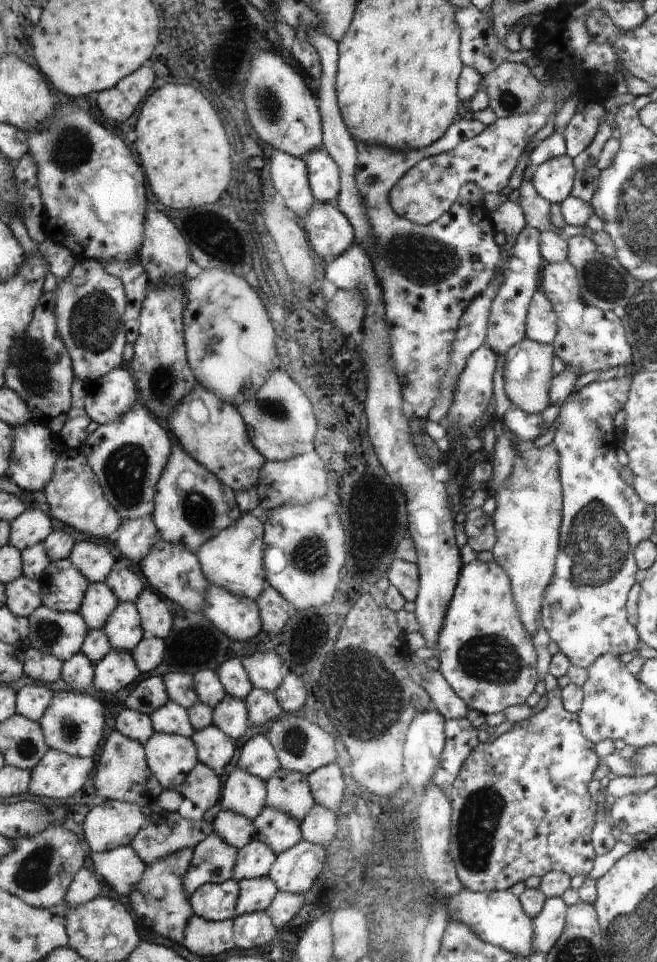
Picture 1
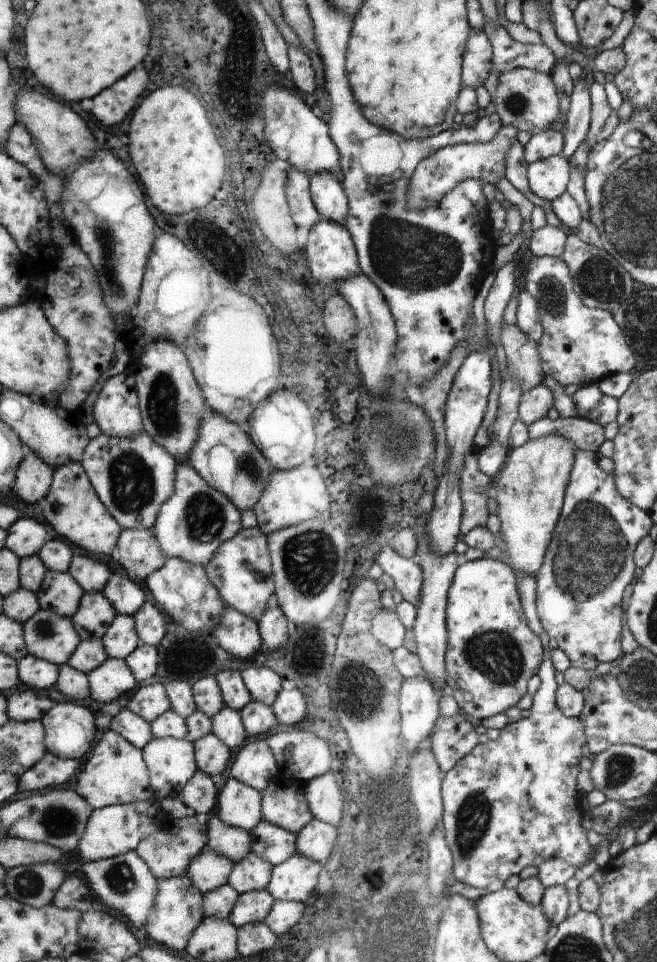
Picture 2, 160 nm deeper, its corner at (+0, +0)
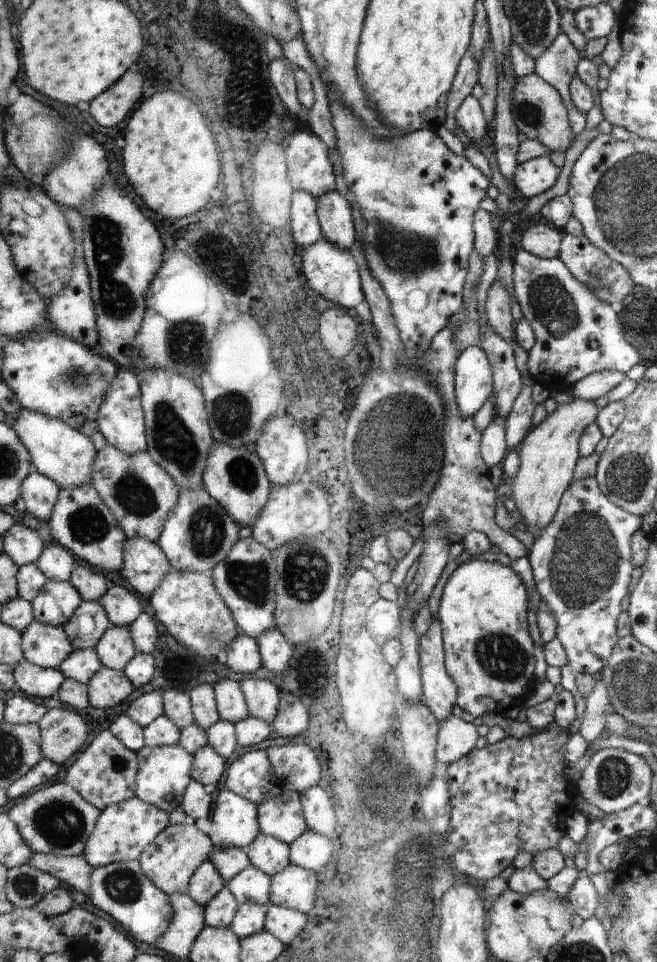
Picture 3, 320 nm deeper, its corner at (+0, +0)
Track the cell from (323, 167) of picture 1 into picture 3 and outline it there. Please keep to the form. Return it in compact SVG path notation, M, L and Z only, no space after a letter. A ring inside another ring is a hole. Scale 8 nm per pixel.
M338 191L329 192L318 198L319 224L323 238L352 251L356 238L356 224L352 204Z

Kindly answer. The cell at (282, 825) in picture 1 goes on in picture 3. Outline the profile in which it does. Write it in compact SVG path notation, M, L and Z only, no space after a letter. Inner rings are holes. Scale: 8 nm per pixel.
M260 834L245 851L250 857L251 866L270 878L290 866L290 846L272 835Z

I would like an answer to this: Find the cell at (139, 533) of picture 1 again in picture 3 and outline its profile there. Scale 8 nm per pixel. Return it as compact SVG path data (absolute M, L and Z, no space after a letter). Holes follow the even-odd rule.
M141 538L127 539L123 556L121 573L139 597L150 600L171 571L170 561L157 543Z

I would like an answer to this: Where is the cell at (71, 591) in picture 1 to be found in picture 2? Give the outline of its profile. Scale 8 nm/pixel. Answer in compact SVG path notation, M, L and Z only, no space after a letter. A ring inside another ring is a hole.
M47 571L48 580L44 580L42 590L38 593L43 609L72 618L79 611L79 604L86 594L84 588L72 578L70 572Z

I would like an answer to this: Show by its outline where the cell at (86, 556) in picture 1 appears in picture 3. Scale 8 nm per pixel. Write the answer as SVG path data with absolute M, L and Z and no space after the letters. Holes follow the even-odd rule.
M76 562L69 581L80 592L84 601L99 601L109 587L105 574L80 562Z

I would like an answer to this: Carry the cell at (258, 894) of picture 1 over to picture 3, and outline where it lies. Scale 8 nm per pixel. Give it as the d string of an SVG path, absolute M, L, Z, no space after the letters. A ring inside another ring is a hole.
M251 902L239 904L230 926L232 932L241 939L247 939L250 935L264 931L268 906Z

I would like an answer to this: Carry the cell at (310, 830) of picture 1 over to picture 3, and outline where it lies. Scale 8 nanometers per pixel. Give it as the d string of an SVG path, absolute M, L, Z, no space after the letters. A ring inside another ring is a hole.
M307 829L290 844L290 865L309 871L320 870L332 856L332 841L327 836Z

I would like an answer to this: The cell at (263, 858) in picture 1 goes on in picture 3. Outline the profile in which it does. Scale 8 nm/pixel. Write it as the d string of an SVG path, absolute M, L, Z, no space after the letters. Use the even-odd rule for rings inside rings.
M255 866L246 867L227 882L237 904L270 905L271 878Z

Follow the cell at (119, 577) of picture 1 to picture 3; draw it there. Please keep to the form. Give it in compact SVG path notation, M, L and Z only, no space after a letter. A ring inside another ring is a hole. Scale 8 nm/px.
M114 583L109 584L99 603L105 608L110 624L114 626L129 627L142 612L140 597L136 592Z

